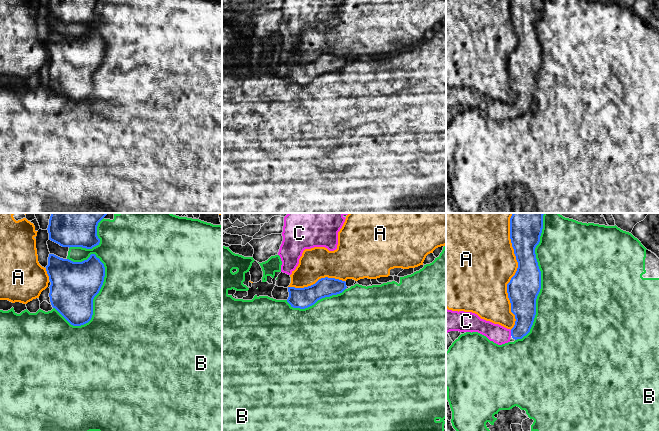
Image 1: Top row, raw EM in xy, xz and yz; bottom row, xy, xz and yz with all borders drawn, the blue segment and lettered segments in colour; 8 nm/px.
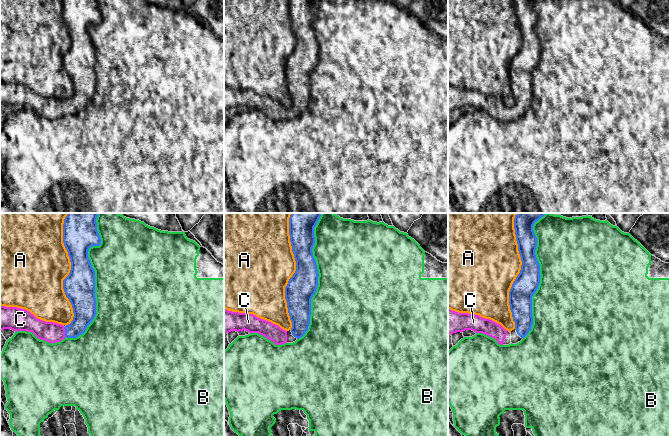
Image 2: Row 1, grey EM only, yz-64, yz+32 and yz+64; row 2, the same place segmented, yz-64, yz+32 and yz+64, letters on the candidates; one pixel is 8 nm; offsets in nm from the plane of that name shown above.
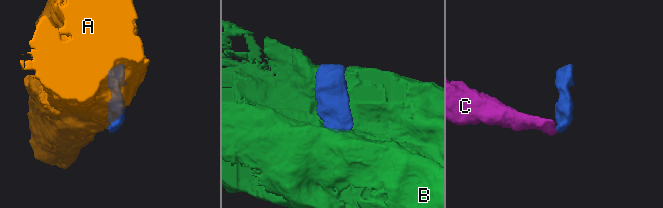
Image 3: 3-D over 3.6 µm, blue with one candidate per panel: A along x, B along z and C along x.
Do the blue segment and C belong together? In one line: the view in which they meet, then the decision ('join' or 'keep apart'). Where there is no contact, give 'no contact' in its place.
yz | join

